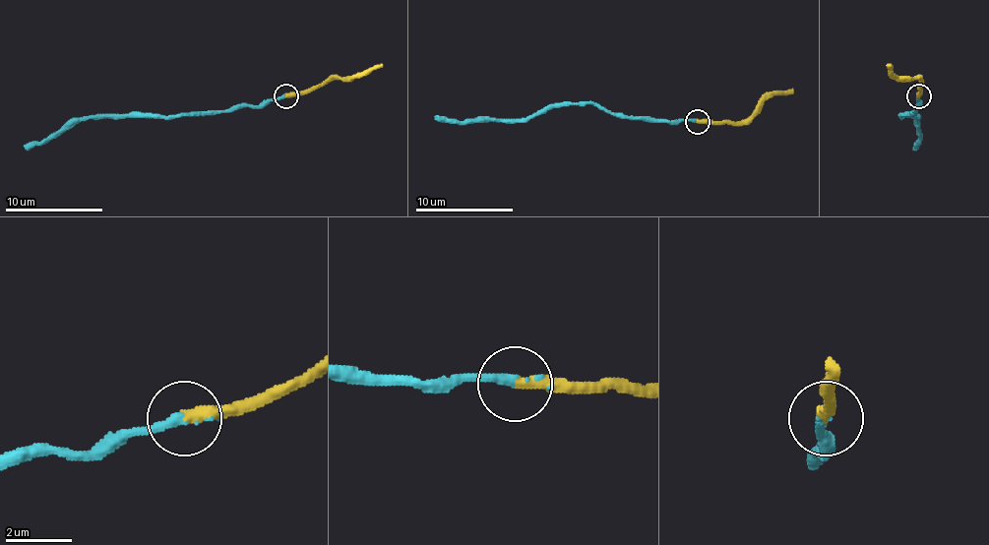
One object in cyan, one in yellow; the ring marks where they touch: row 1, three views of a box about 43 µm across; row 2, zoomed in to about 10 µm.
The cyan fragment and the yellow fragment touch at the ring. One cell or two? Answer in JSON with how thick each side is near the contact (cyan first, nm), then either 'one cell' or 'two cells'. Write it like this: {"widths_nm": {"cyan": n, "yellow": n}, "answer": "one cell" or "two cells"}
{"widths_nm": {"cyan": 220, "yellow": 400}, "answer": "one cell"}

